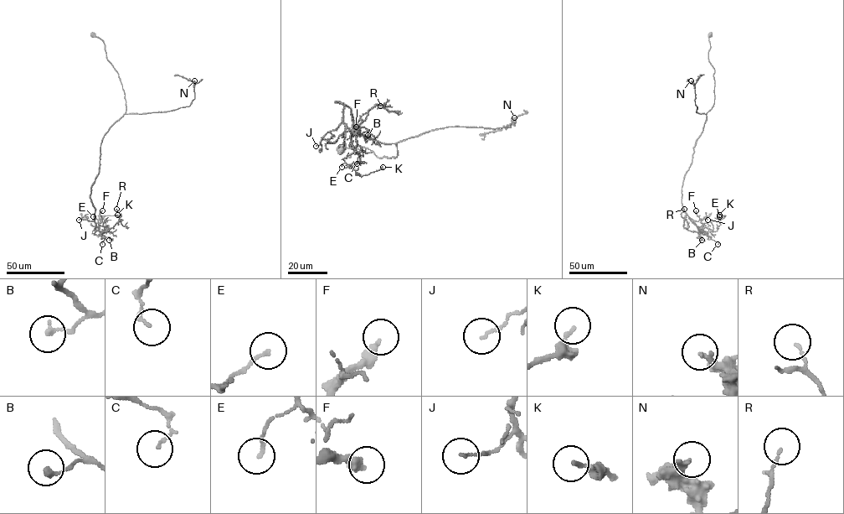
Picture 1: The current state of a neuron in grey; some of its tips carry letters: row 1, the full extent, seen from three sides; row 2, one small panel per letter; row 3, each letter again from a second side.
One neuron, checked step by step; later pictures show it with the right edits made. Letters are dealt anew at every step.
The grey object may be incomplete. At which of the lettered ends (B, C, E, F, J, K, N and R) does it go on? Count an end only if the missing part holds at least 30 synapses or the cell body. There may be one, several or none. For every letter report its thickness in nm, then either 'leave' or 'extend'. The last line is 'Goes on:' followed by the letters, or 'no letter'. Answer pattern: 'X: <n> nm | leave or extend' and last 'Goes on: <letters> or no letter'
B: 200 nm | leave
C: 110 nm | leave
E: 130 nm | leave
F: 360 nm | leave
J: 100 nm | leave
K: 190 nm | leave
N: 240 nm | leave
R: 90 nm | leave
Goes on: no letter

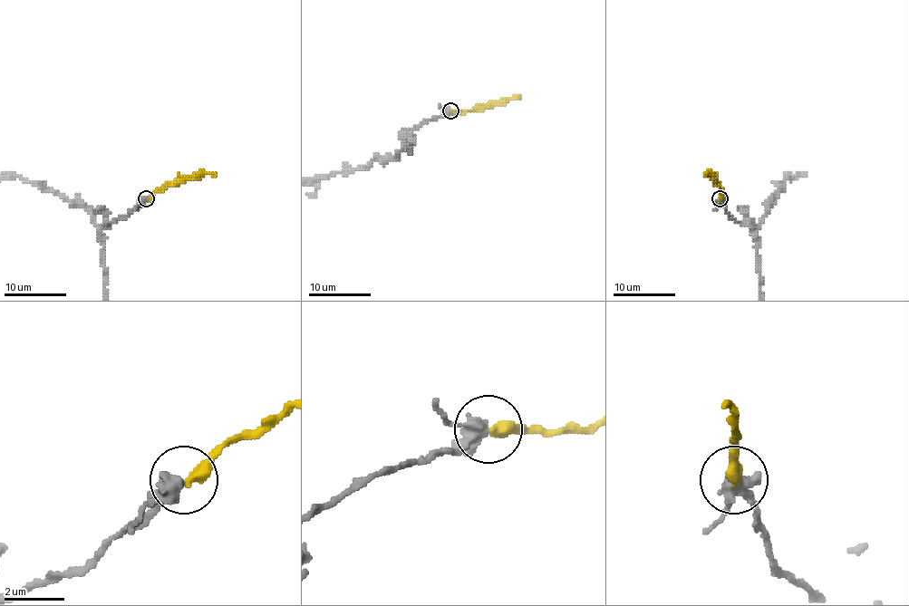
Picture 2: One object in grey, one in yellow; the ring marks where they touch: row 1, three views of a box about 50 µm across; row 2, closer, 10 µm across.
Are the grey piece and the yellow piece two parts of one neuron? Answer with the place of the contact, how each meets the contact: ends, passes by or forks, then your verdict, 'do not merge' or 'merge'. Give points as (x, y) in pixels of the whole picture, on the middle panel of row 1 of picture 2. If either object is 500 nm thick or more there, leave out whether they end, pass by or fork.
place (450, 110); grey passes by; yellow ends; merge

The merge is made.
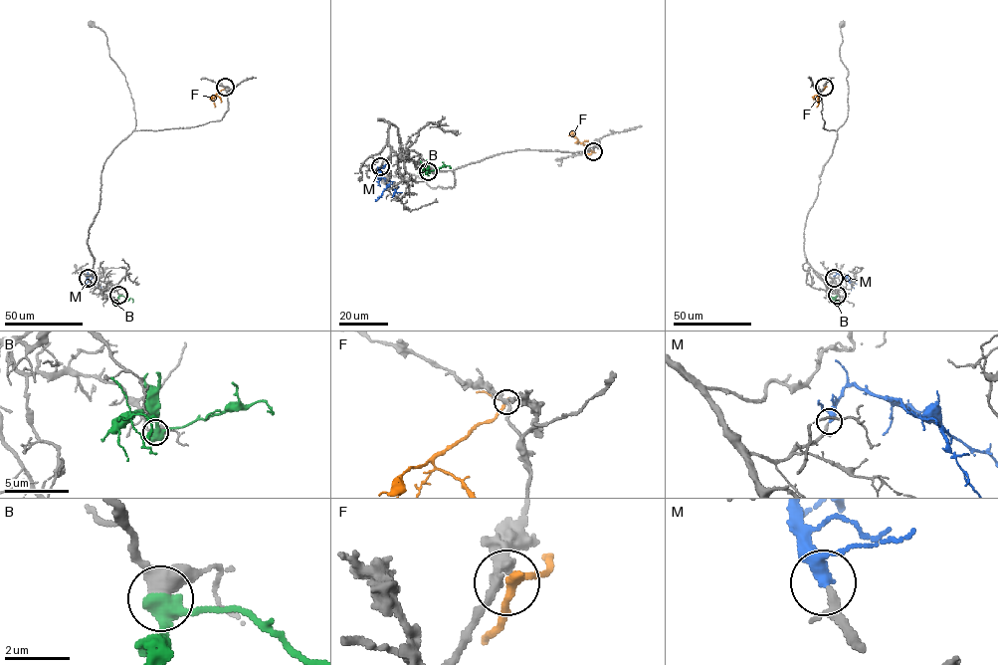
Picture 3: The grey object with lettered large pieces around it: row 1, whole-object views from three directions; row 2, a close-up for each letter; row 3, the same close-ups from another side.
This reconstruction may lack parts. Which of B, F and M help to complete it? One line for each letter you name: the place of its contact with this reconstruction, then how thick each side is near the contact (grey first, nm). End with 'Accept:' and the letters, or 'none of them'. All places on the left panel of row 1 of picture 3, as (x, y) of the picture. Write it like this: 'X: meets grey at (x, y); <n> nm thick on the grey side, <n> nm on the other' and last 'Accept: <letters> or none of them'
M: meets grey at (88, 278); 180 nm thick on the grey side, 320 nm on the other
Accept: M

